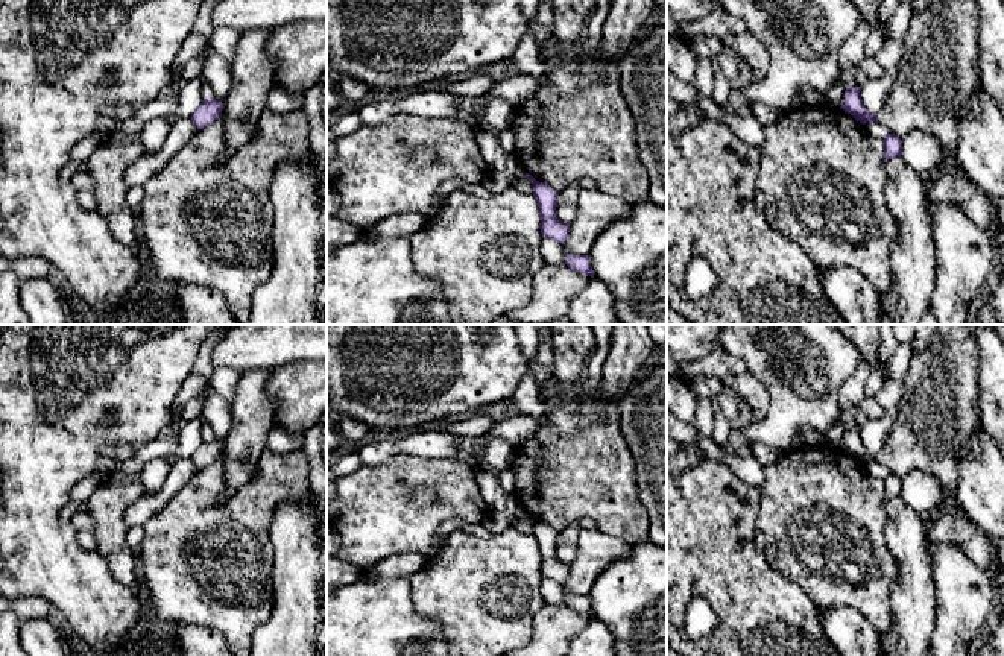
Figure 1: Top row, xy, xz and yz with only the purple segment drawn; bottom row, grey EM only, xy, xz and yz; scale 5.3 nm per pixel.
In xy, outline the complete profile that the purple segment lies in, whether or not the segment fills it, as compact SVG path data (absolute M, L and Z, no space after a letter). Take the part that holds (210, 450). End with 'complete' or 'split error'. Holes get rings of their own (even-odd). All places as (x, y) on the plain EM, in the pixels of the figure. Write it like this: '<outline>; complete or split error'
M207 436L191 456L193 463L202 469L222 456L223 443Z; complete

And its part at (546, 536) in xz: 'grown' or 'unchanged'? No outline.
unchanged

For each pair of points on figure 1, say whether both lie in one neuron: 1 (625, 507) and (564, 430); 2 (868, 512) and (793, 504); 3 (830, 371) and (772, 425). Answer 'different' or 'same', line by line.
1: same
2: same
3: same

